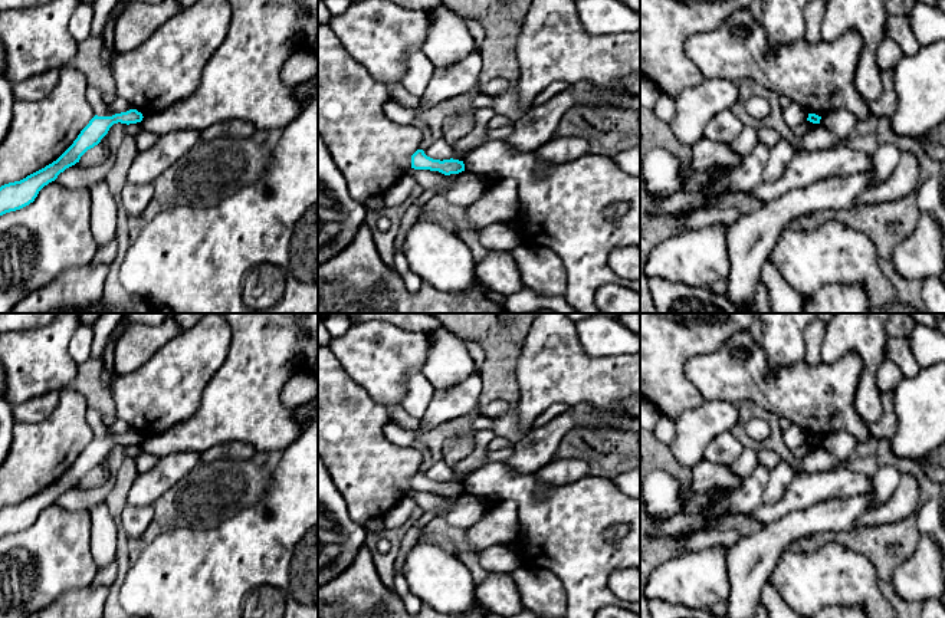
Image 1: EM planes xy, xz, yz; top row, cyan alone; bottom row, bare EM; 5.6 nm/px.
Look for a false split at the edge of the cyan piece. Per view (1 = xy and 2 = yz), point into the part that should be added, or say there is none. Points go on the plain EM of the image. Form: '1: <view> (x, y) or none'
1: none
2: none

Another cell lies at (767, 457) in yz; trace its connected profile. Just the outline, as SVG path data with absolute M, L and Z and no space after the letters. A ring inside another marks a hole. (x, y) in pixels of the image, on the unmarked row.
M759 448L757 456L758 464L765 466L768 470L774 469L781 461L778 454L770 448Z

